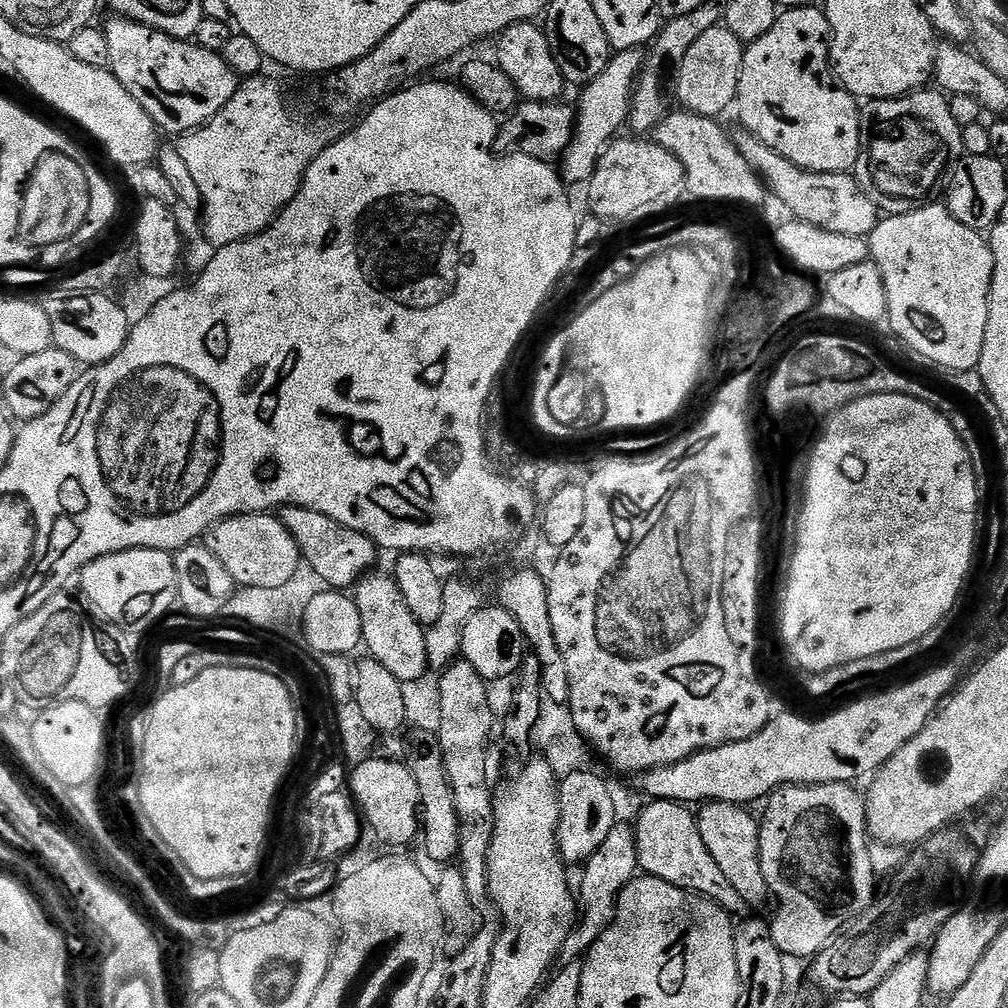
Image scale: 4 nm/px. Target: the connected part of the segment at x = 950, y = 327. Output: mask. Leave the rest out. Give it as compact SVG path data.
M929 202L923 208L916 208L913 212L898 212L888 214L877 223L876 228L868 236L870 246L871 261L878 266L882 274L882 282L886 286L886 298L888 299L887 323L892 323L892 328L917 352L920 356L925 356L932 364L937 364L940 368L945 368L948 374L953 372L971 372L979 369L980 355L982 354L982 342L986 338L986 322L988 321L988 299L990 298L990 286L992 285L992 275L994 274L994 254L992 245L981 233L975 232L970 226L958 222L952 213L948 211L943 203Z

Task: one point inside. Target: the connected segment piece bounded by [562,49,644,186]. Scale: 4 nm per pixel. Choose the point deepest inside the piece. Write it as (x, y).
(604, 107)

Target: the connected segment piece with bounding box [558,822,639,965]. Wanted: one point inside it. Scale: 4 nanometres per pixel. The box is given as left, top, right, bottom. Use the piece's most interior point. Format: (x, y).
(608, 871)

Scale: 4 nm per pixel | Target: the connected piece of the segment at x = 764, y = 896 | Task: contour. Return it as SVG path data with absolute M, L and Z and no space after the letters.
M709 802L699 809L696 825L702 834L702 842L706 842L706 850L710 850L710 858L714 858L729 879L734 890L742 895L749 909L764 907L771 901L771 888L766 882L760 862L760 820L752 817L747 807L730 802Z

